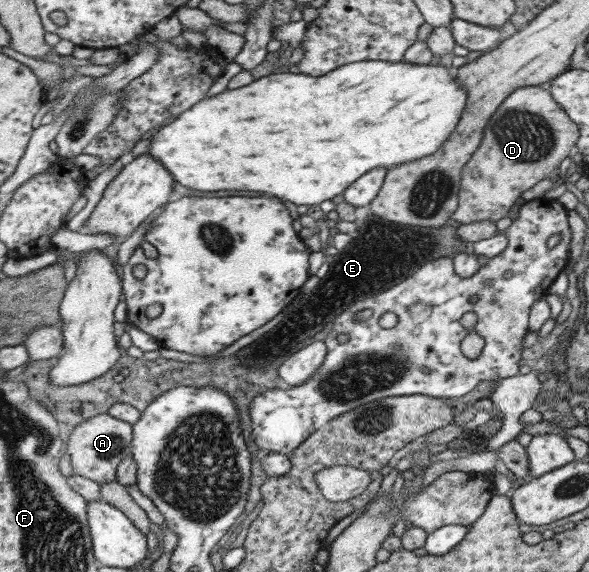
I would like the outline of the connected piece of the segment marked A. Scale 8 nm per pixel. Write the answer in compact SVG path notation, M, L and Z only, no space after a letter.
M103 413L83 419L73 427L64 442L63 451L68 456L73 475L81 475L100 485L105 481L115 481L118 461L130 454L130 446L131 425Z

